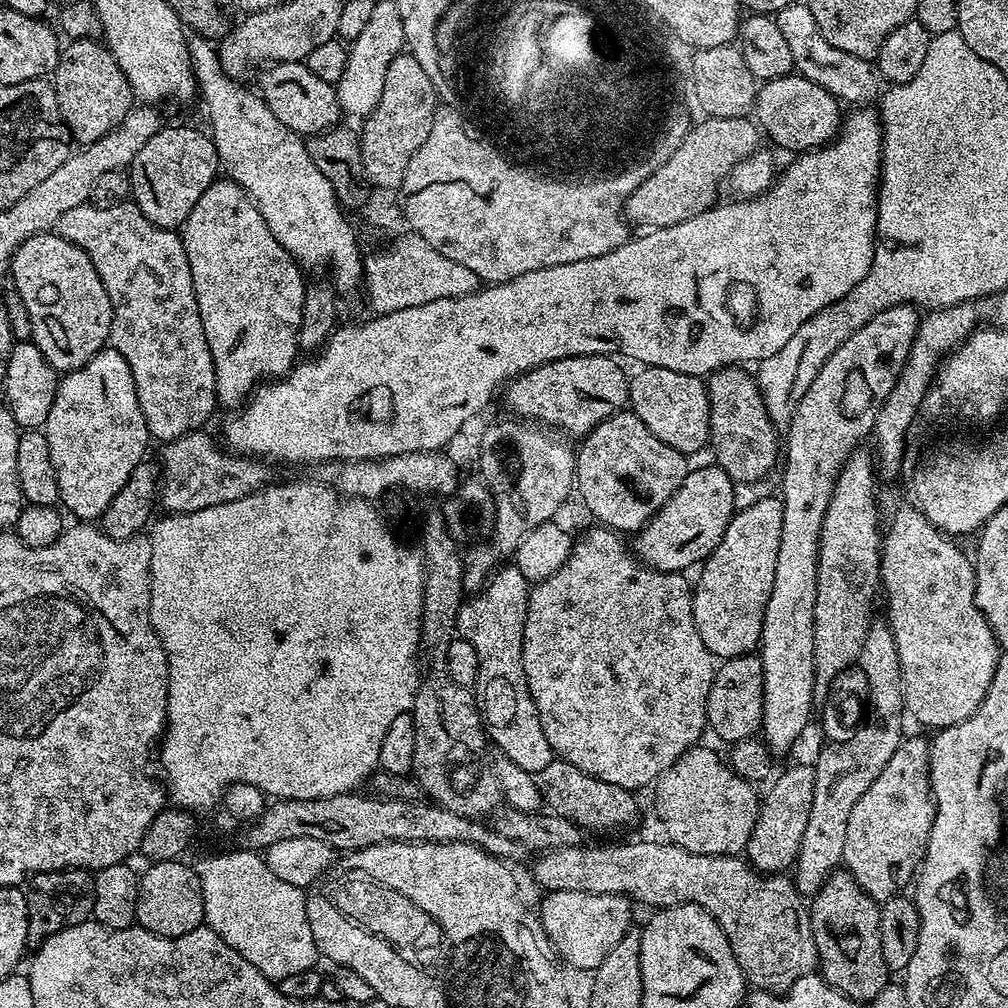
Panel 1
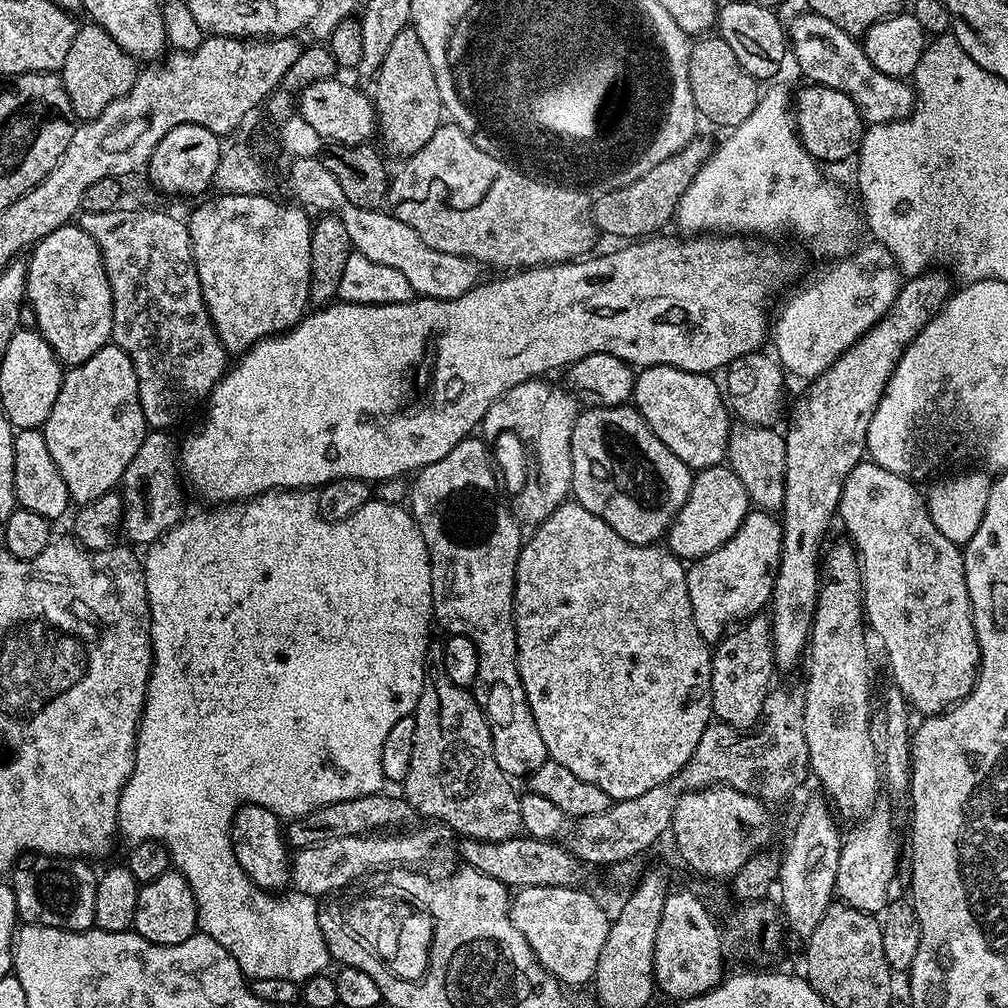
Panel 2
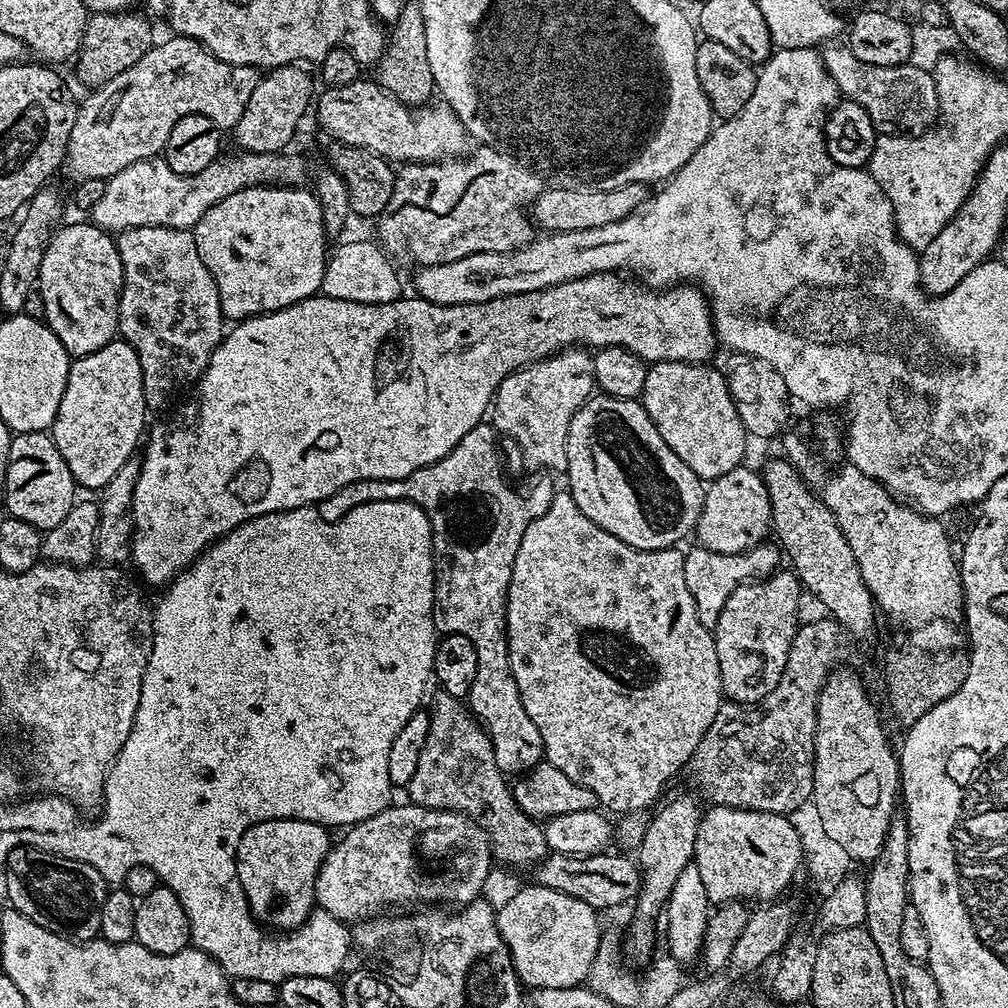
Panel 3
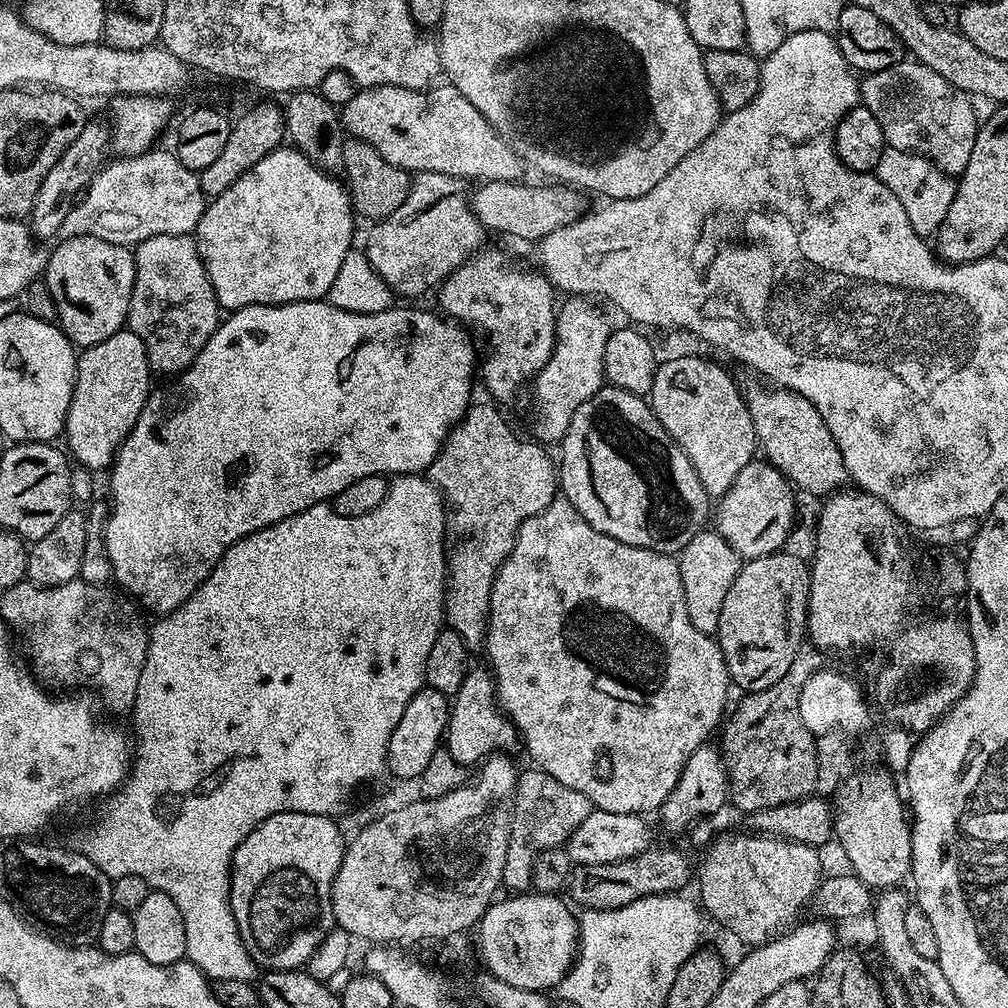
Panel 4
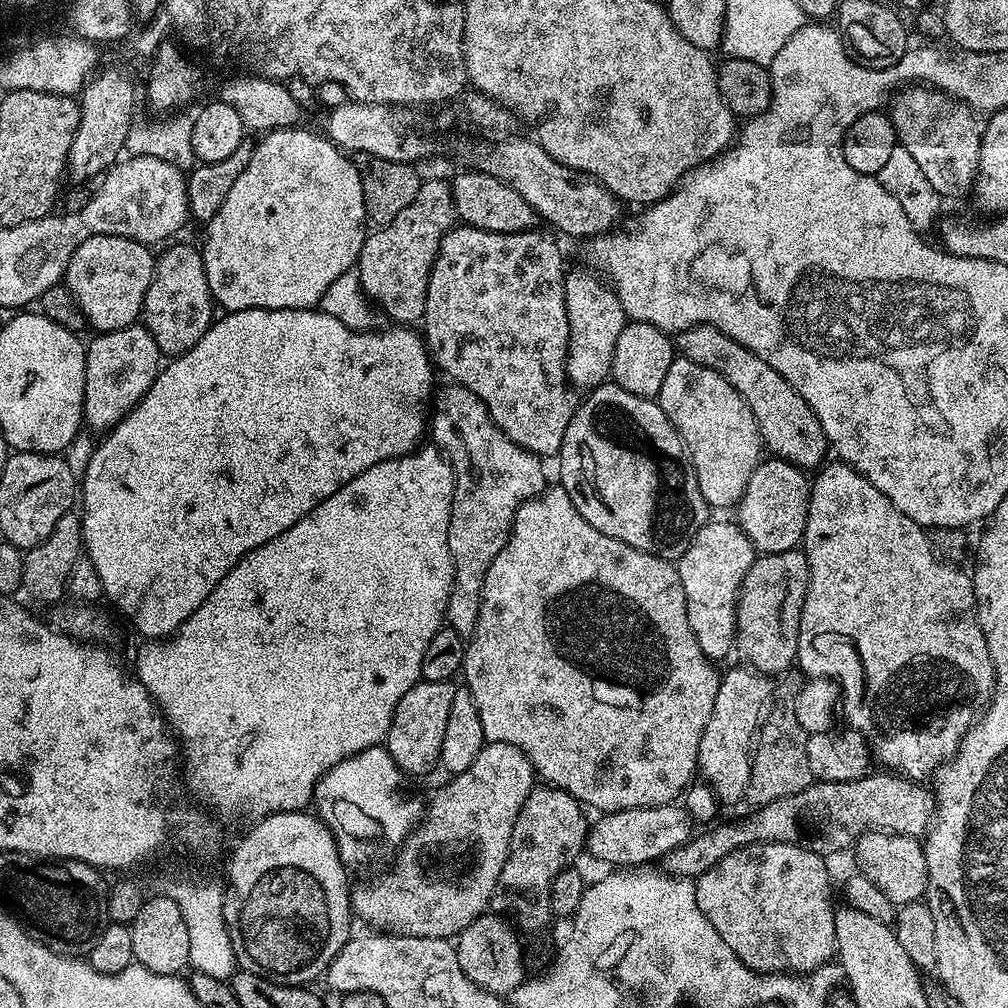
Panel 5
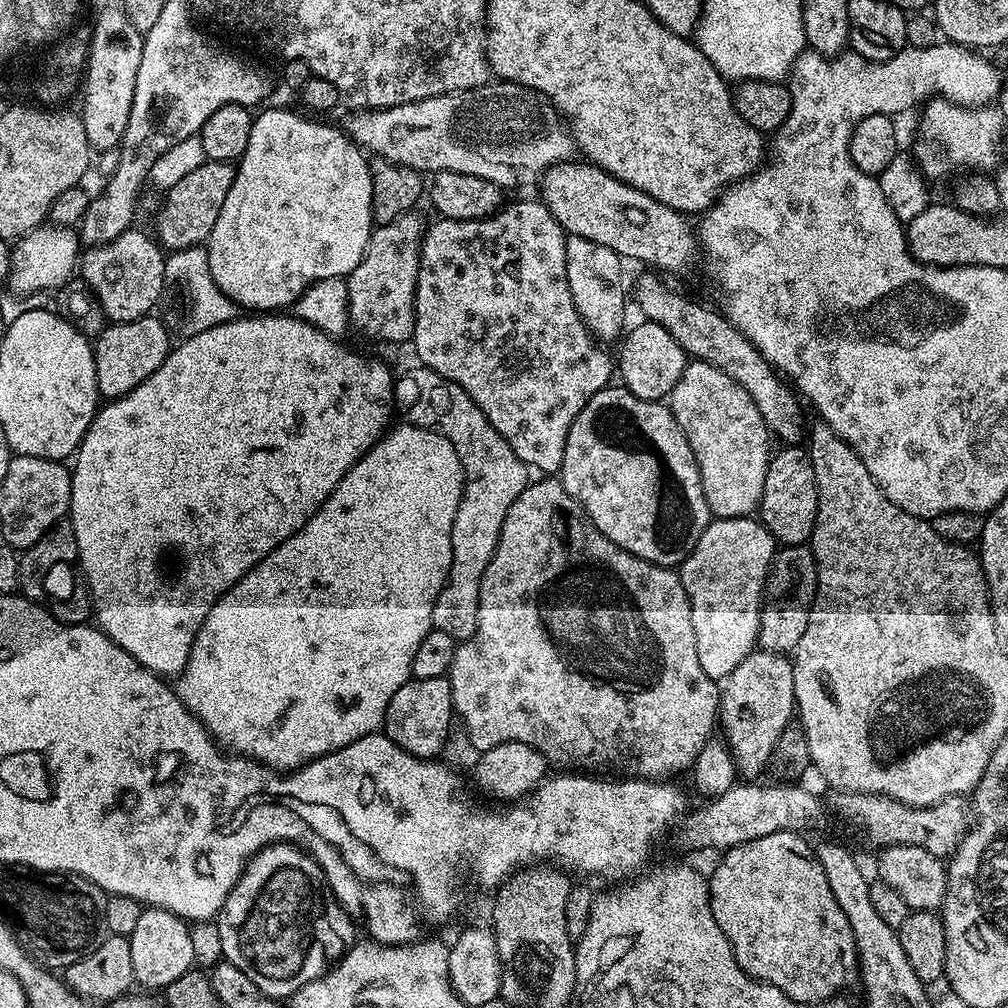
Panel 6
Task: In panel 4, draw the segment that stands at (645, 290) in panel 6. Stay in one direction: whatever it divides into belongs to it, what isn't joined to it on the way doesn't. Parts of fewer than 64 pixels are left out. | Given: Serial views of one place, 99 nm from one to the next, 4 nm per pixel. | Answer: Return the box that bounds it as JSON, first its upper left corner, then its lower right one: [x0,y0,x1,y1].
[742,380,849,497]

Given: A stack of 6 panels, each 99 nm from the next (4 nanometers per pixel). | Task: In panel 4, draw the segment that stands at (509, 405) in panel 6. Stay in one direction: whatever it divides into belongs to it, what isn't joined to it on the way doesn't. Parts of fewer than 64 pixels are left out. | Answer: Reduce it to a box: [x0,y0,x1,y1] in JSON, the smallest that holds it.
[438,248,558,405]

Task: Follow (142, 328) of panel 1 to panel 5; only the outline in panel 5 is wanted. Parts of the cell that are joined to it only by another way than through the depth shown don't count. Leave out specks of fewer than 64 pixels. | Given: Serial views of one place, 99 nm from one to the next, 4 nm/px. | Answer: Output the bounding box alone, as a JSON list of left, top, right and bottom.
[142,243,214,358]

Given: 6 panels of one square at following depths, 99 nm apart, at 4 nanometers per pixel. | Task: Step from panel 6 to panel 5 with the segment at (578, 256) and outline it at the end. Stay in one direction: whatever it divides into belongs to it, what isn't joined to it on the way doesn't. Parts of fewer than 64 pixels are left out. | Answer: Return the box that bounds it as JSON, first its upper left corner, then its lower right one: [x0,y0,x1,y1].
[564,268,626,390]

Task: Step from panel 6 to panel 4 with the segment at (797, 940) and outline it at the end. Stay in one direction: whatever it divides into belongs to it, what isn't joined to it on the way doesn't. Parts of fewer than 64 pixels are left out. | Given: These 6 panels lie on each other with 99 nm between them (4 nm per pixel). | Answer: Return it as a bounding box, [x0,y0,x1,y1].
[698,834,822,946]

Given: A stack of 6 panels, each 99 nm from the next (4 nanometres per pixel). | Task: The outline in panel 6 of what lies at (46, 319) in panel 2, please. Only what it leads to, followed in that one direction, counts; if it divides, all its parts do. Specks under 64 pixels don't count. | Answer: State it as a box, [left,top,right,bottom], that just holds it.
[82,226,166,324]

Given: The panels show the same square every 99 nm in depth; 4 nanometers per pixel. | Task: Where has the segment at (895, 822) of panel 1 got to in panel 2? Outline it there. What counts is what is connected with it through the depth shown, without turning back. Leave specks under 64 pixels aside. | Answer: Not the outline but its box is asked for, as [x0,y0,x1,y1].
[835,806,900,914]

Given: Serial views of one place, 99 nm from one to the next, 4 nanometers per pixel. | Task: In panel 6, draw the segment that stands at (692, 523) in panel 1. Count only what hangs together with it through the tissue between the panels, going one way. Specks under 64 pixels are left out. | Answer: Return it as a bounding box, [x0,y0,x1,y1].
[758,446,818,545]

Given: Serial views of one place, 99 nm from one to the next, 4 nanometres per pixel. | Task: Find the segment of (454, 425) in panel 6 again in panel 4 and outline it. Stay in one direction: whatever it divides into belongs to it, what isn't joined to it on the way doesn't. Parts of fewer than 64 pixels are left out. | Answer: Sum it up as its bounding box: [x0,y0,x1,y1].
[426,403,558,650]

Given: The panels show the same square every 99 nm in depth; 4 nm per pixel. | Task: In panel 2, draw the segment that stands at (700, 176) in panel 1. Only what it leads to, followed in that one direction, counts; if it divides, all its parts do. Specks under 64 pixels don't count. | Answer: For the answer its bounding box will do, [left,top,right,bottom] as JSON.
[592,138,714,242]

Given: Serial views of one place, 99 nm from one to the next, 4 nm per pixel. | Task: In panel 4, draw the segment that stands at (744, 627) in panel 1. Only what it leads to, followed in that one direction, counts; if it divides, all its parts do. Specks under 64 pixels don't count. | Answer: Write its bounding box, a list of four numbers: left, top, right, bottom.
[679,530,742,634]

